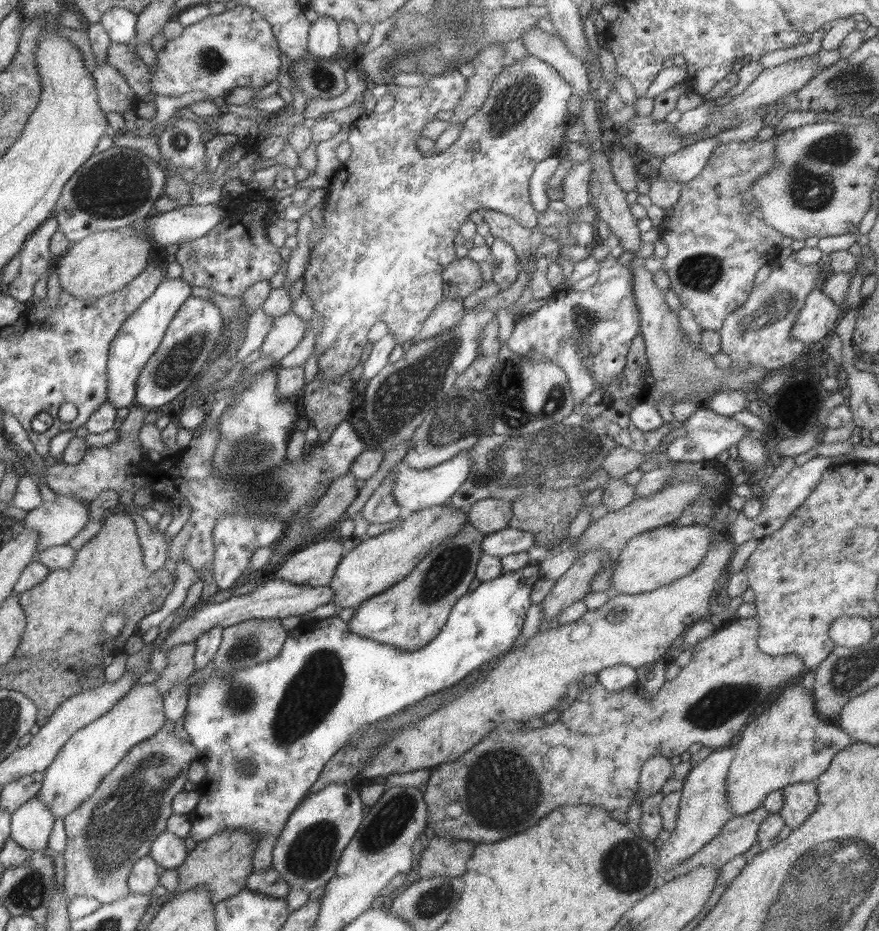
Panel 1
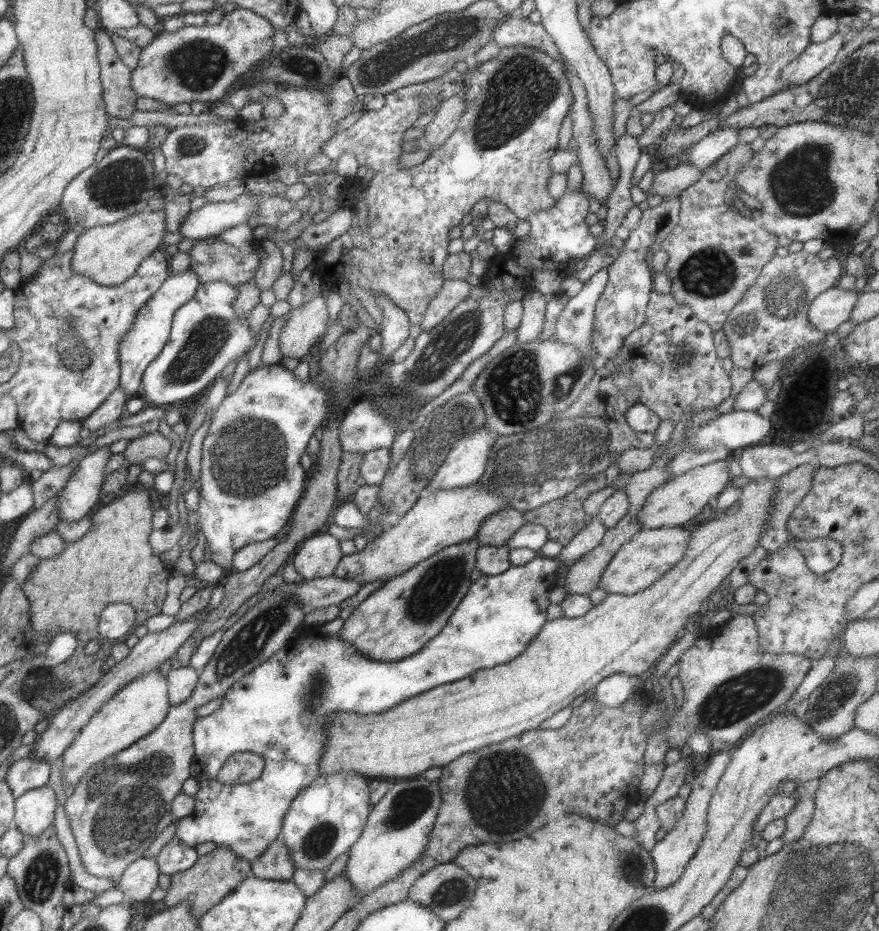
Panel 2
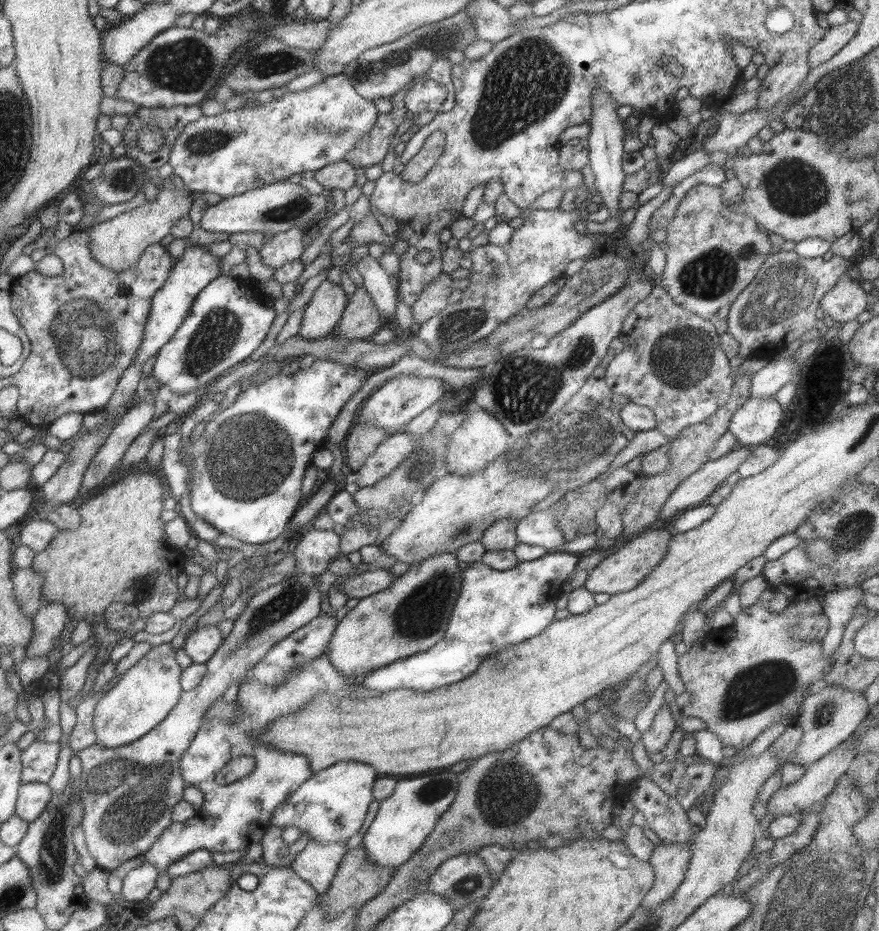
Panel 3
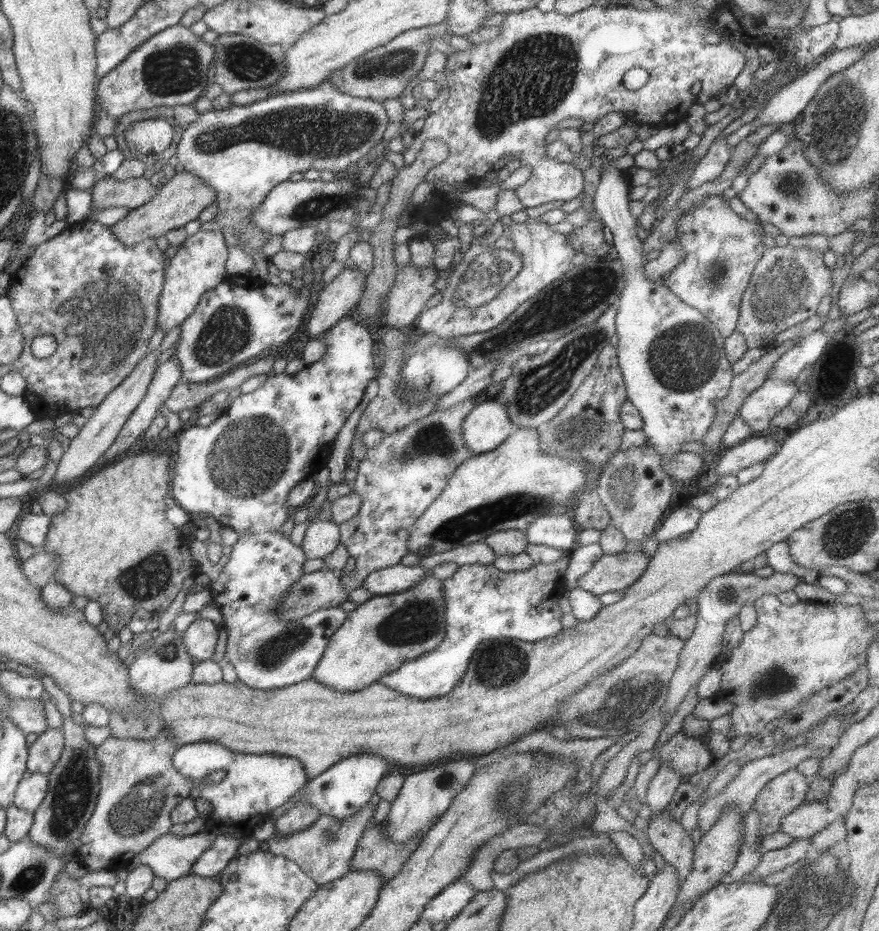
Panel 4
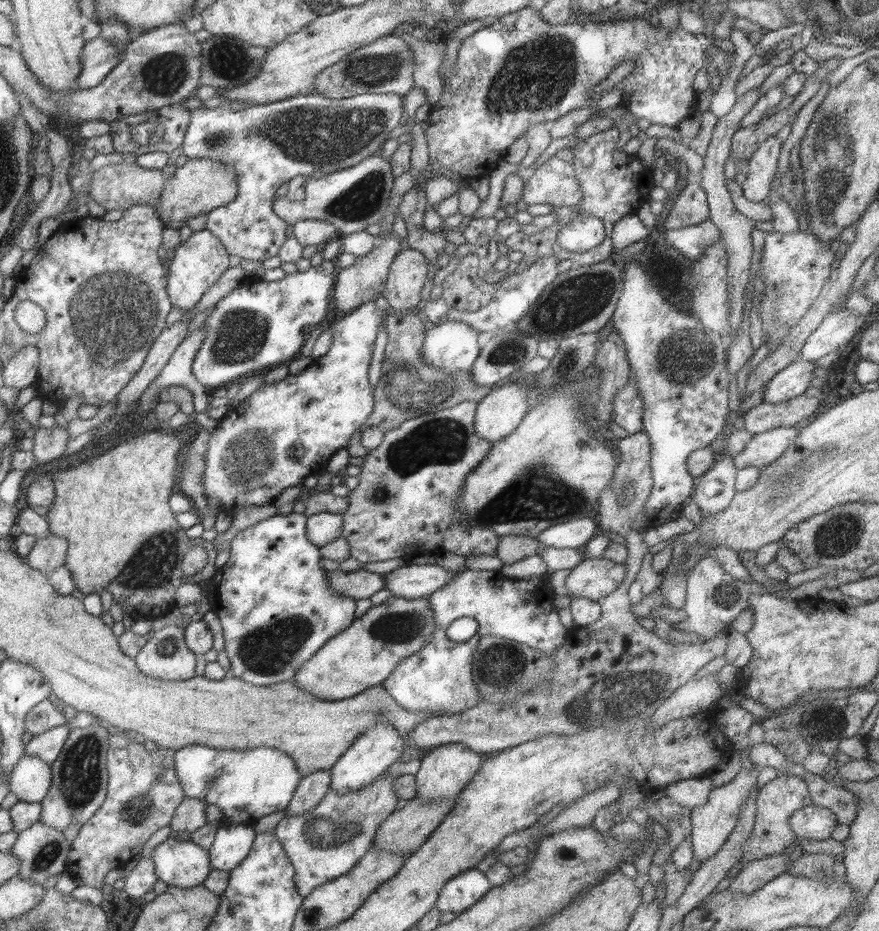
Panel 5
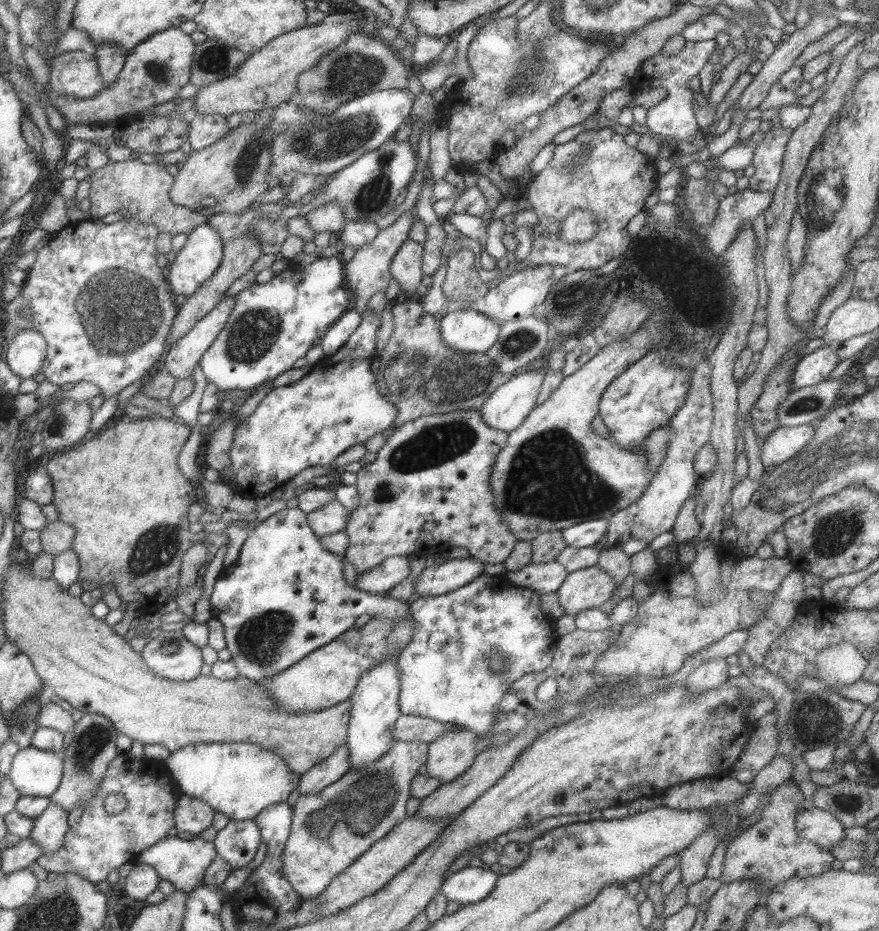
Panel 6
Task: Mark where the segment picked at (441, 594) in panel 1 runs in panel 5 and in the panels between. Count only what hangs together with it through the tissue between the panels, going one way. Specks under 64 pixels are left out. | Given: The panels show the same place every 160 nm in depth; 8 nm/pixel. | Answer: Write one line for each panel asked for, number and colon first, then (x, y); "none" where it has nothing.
2: (397, 619)
3: (410, 614)
4: (379, 634)
5: (362, 655)

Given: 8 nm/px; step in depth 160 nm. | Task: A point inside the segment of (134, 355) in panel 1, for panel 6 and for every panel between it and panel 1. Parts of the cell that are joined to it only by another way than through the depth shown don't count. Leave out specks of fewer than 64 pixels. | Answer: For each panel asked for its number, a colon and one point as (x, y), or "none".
2: (149, 332)
3: (196, 267)
4: (198, 265)
5: (197, 263)
6: (198, 259)

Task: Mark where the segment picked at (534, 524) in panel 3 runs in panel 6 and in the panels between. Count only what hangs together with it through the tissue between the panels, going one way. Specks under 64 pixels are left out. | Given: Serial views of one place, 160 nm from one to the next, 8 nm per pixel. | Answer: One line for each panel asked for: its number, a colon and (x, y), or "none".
4: (557, 531)
5: (573, 534)
6: (585, 534)

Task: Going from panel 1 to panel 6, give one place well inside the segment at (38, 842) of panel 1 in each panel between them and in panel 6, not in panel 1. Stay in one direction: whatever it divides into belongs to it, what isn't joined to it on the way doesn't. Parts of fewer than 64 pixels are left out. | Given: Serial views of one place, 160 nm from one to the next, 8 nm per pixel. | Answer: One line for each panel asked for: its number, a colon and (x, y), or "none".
2: (33, 811)
3: (32, 797)
4: (32, 787)
5: (30, 779)
6: (35, 773)

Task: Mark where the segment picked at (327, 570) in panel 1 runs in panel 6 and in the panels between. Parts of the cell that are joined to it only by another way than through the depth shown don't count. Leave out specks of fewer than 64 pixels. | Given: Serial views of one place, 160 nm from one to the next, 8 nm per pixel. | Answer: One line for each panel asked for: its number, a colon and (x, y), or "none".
2: (317, 556)
3: (316, 549)
4: (321, 537)
5: (321, 528)
6: (332, 518)

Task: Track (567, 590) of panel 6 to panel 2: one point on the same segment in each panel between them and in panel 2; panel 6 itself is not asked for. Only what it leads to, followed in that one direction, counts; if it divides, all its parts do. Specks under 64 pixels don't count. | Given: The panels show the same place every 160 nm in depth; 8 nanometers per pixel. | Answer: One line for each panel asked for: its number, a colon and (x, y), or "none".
2: (648, 555)
3: (623, 569)
4: (612, 572)
5: (593, 578)

